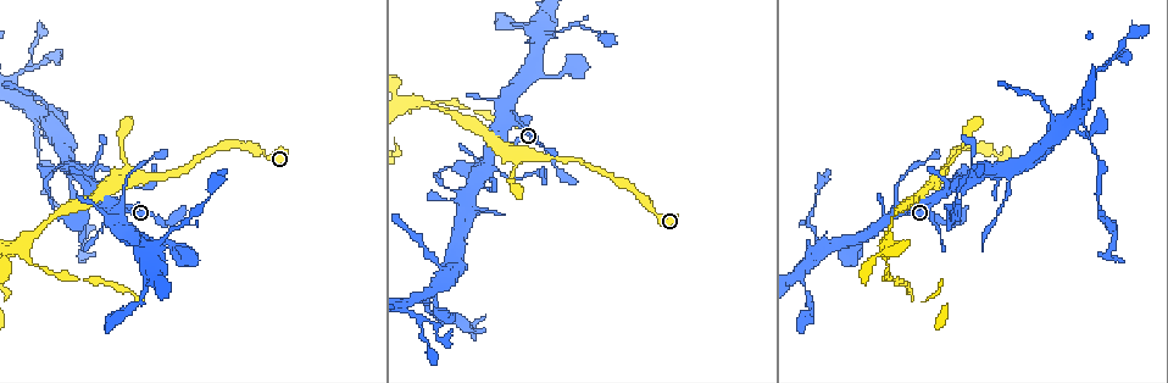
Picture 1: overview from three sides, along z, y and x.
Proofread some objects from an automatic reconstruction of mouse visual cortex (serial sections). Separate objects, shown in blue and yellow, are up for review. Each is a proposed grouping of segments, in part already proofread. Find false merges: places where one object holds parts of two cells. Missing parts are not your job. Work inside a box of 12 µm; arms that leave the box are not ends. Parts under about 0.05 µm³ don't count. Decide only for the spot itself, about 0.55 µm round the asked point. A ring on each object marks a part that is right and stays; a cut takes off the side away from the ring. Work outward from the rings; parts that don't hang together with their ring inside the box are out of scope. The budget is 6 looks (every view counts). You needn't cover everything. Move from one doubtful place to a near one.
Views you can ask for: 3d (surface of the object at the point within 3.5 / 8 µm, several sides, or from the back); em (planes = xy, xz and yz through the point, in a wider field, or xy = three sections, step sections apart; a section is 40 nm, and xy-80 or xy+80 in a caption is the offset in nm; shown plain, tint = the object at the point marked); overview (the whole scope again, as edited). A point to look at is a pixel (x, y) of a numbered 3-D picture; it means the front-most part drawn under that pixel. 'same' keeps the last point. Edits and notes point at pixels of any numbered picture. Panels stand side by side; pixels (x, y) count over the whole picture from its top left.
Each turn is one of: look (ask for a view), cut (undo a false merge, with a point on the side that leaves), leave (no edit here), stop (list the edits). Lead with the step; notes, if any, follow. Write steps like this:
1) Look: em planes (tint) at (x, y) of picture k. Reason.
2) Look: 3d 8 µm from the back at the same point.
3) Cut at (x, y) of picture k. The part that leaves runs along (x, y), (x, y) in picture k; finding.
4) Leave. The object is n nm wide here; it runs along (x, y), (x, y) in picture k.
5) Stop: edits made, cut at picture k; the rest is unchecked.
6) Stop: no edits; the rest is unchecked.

Look: 3d 8 µm at (995, 170) of picture 1. A fork.

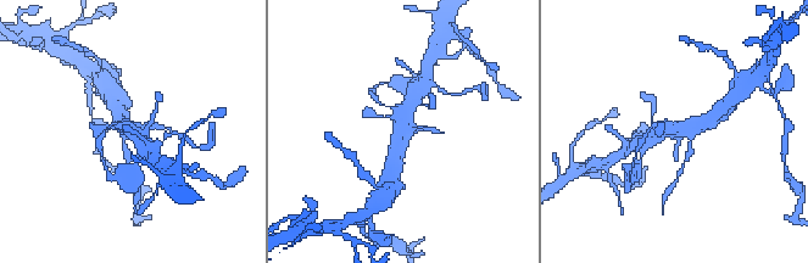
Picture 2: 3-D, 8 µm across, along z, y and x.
Look: em planes (tint) at (671, 129) of picture 2. Now the EM.

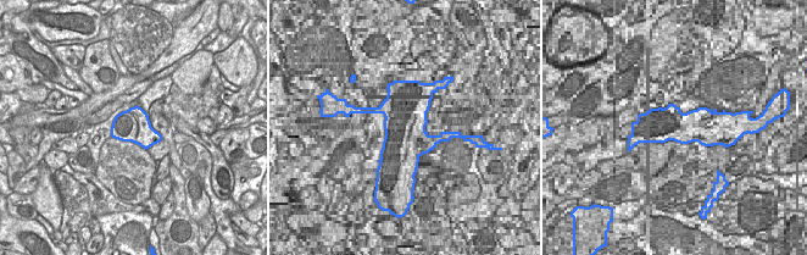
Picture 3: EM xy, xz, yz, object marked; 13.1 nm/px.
Leave. It runs along (414, 98), (401, 115), (393, 158) in picture 2; one cell here.

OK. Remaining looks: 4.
Look: 3d 3.5 µm at (152, 247) of picture 1. Arms part here.

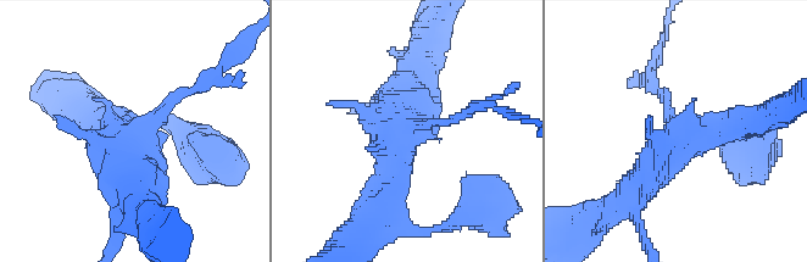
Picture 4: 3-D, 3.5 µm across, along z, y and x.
Look: em xy step 2 (tint) at (678, 139) of picture 4.

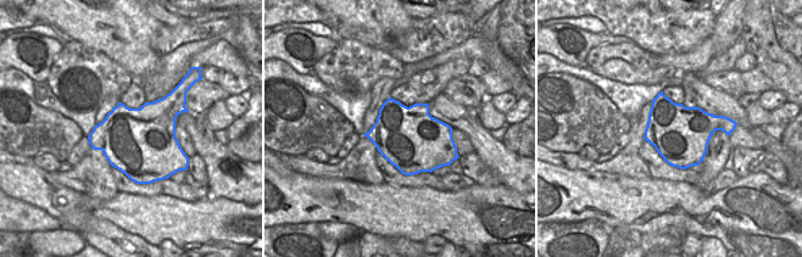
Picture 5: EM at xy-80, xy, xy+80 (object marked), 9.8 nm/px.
Look: em xy step 1 (tint) at the same point. Another direction.

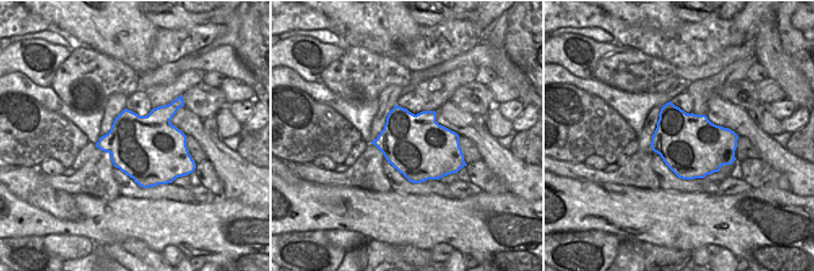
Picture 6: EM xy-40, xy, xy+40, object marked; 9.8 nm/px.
Leave. It runs along (752, 121), (680, 137), (630, 200) in picture 4; all the same cell.

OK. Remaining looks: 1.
Stop: no edits; the rest is unchecked.

